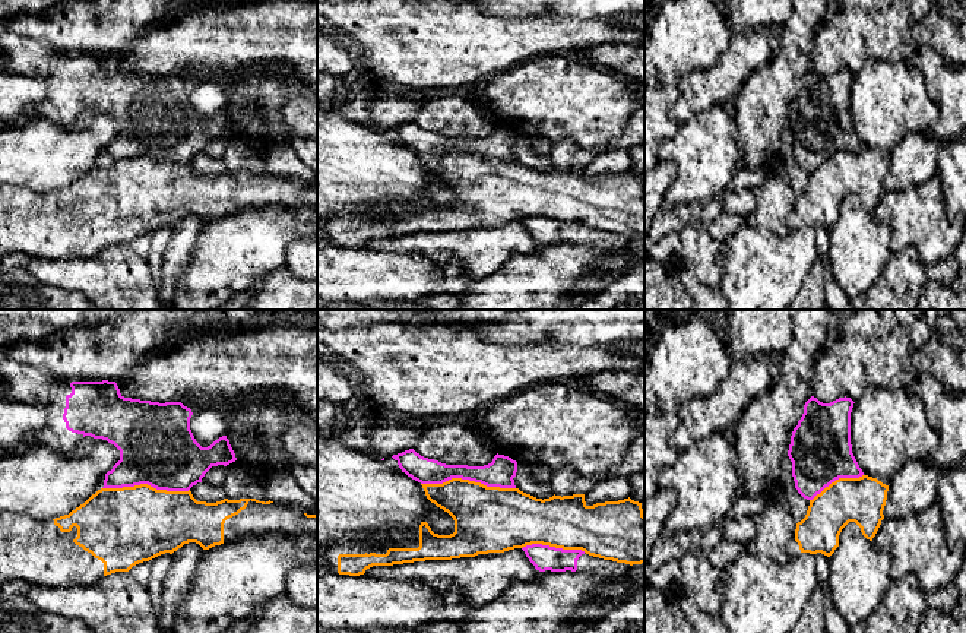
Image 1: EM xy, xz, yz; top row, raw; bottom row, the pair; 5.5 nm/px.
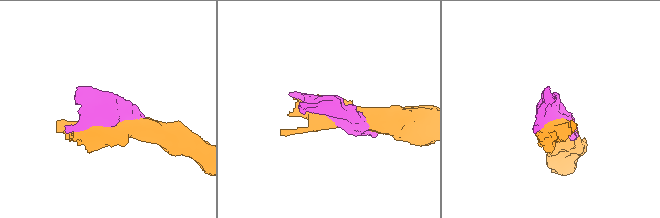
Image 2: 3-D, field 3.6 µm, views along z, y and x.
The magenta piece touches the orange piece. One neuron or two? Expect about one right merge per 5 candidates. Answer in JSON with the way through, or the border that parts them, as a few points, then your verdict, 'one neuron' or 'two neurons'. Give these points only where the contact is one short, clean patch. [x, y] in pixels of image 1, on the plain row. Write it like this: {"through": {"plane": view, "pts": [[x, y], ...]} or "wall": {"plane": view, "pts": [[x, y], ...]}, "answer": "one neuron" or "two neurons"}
{"answer": "two neurons"}

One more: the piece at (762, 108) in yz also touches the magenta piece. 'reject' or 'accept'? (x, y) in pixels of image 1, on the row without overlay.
reject

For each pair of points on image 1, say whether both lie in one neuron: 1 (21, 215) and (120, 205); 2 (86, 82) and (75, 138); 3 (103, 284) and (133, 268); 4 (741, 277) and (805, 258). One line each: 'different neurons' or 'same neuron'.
1: same neuron
2: different neurons
3: same neuron
4: same neuron

